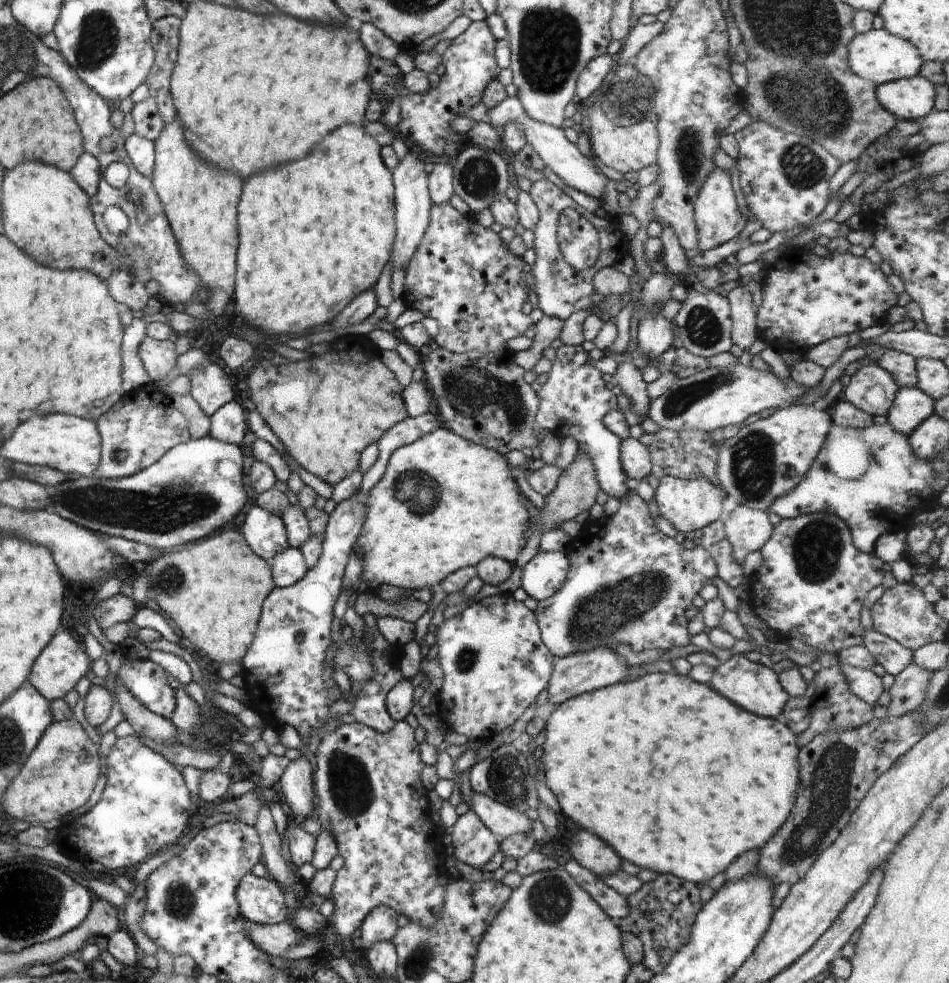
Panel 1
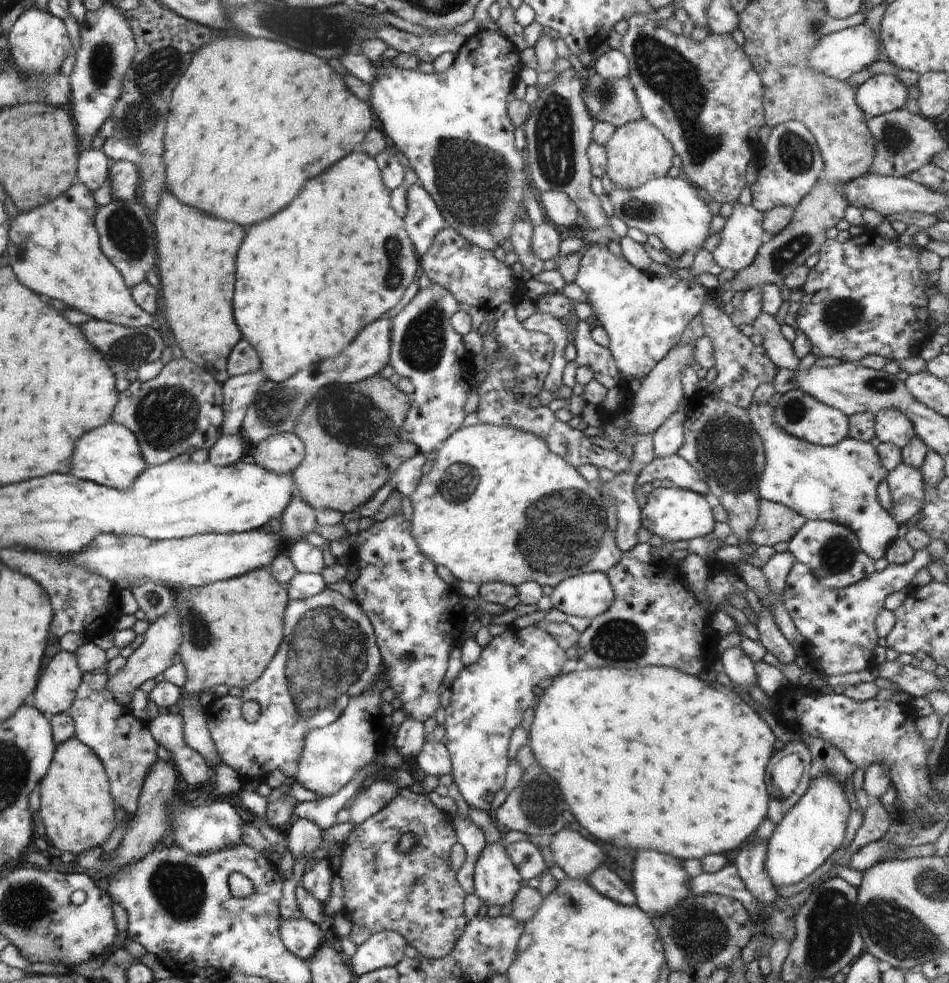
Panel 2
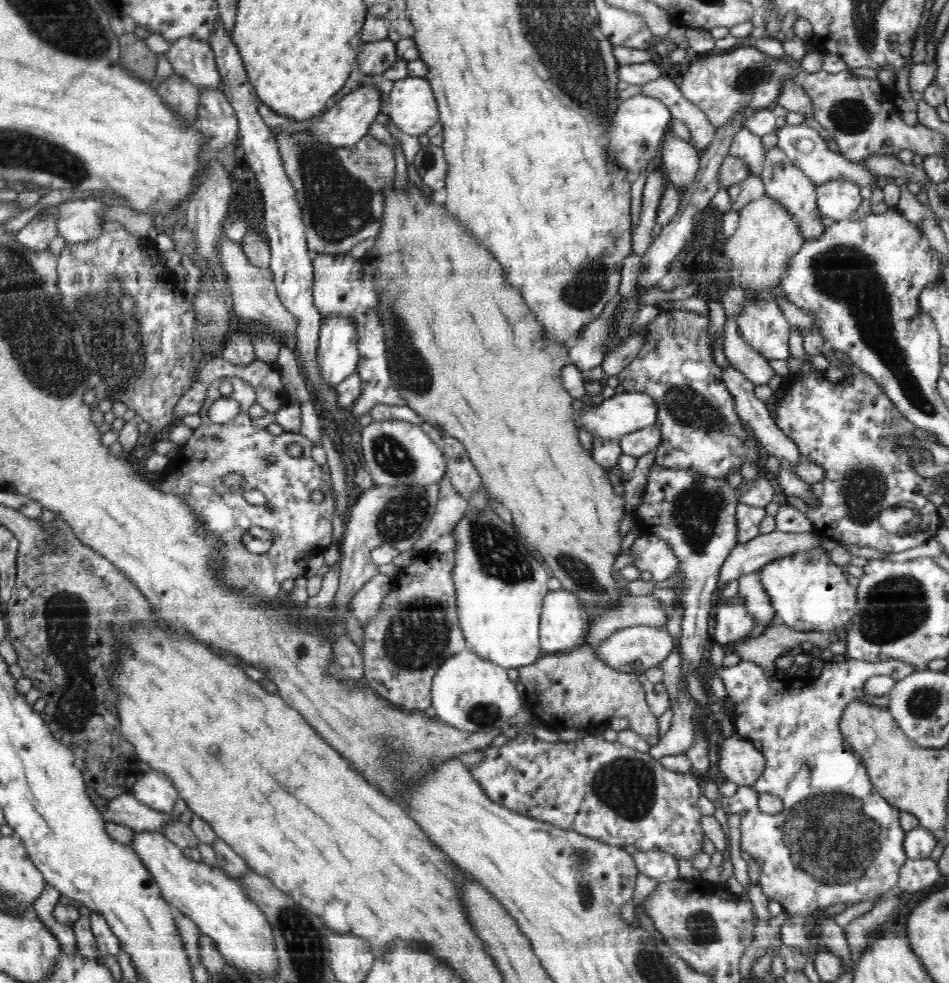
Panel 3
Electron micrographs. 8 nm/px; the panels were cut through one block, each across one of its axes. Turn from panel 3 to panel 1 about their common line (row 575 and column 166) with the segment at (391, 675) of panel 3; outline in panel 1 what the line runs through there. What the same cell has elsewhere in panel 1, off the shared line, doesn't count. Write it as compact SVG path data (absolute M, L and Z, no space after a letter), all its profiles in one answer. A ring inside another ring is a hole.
M149 385L127 395L97 421L101 433L101 463L94 476L99 478L126 478L150 467L173 446L191 439L188 420L174 408L170 394L165 395Z

